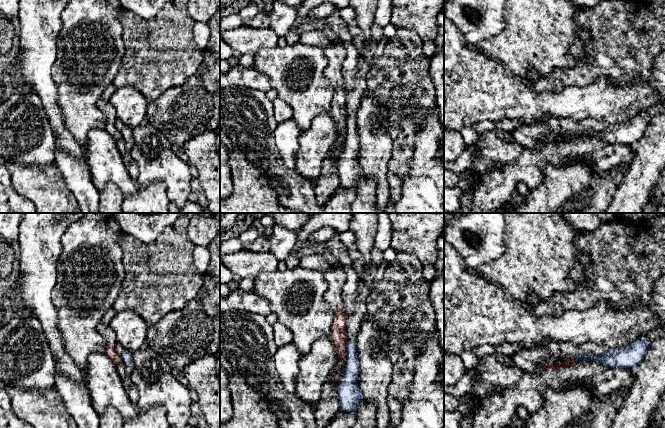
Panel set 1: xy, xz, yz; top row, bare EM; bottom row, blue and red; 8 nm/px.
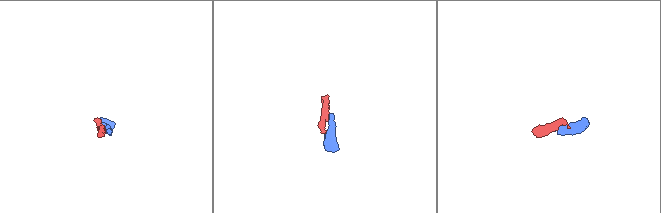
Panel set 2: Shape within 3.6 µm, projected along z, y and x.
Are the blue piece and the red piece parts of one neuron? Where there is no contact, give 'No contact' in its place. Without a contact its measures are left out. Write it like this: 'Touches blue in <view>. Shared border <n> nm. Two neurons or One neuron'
Touches blue in xz. Shared border 130 nm. Two neurons

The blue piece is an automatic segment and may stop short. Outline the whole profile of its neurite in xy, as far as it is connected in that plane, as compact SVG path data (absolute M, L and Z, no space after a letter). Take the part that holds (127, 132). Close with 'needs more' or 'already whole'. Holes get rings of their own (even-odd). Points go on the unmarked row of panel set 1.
M118 118L114 124L118 131L122 134L122 139L125 142L126 149L131 151L134 146L133 130L126 126L125 123Z; needs more

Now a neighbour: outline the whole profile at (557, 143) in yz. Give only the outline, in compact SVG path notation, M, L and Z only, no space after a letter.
M571 133L571 134L563 137L561 140L553 140L550 137L547 137L547 138L543 138L537 142L542 143L542 144L552 144L557 149L559 149L562 144L564 144L568 141L571 141L571 140L575 140L577 138L578 138L578 136L574 136L573 133Z

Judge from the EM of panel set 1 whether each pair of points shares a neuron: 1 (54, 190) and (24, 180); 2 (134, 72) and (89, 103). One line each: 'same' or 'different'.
1: same
2: different

